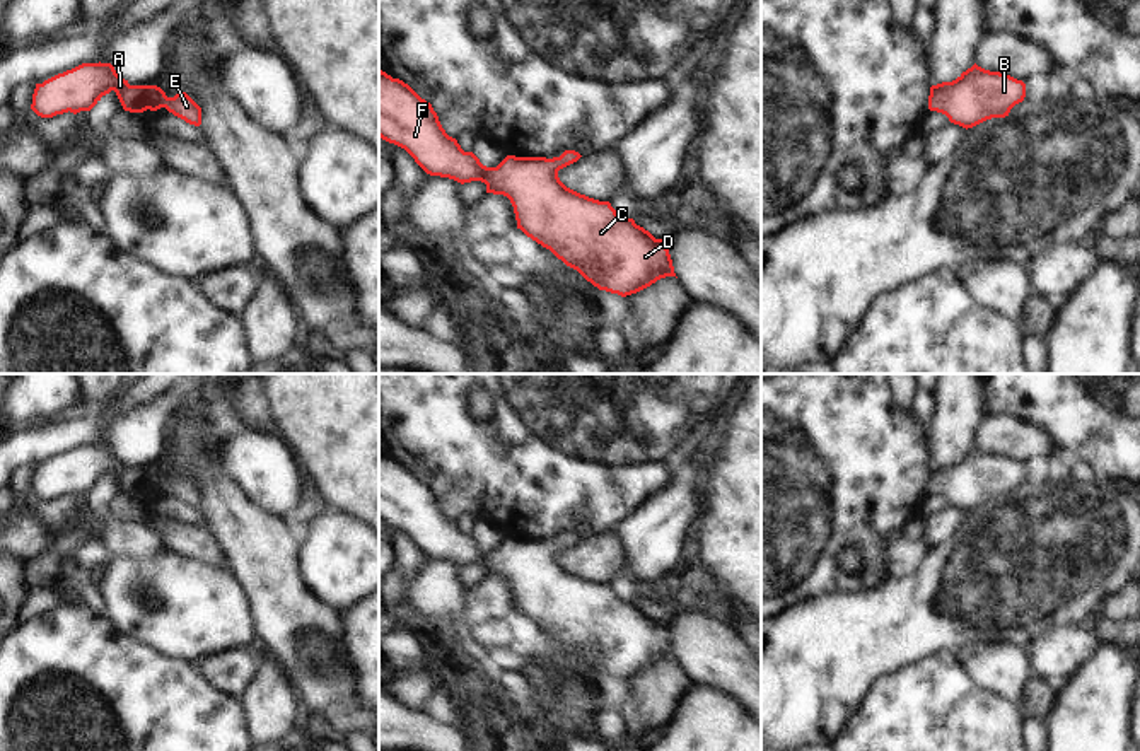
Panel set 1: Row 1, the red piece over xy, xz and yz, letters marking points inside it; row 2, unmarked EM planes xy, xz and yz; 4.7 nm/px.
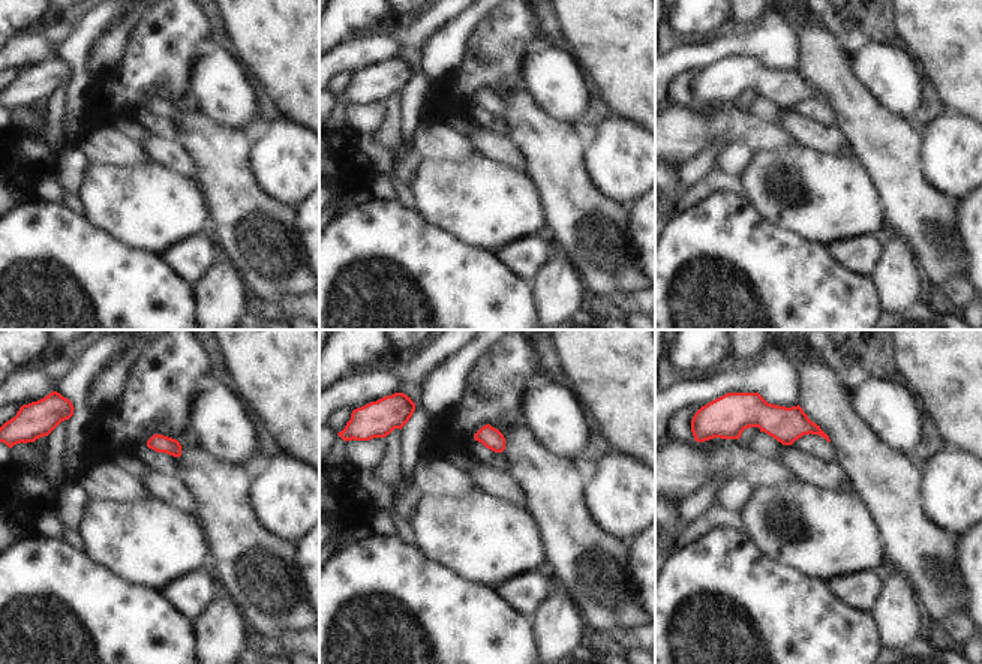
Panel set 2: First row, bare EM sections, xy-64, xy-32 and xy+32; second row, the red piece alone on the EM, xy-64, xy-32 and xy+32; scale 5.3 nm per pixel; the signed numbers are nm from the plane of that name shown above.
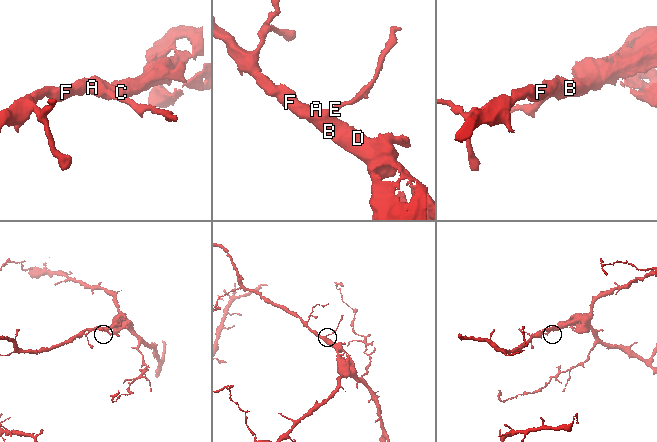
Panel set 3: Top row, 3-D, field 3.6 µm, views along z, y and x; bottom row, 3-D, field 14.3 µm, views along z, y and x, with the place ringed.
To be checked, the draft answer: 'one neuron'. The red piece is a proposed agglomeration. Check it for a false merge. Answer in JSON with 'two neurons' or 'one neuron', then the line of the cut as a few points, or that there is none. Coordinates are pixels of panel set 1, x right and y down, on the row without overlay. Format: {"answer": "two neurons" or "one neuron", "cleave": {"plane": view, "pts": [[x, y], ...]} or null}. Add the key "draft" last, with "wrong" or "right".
{"answer": "one neuron", "cleave": null, "draft": "right"}

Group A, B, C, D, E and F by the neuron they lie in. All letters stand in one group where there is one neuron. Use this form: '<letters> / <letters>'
A B C D E F

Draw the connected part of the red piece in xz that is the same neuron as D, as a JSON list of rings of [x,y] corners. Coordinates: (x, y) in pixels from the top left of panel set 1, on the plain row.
[[[382,452],[379,454],[379,519],[404,531],[430,558],[449,560],[461,567],[481,563],[486,567],[486,575],[507,579],[514,589],[517,611],[599,672],[626,679],[660,661],[676,659],[667,623],[655,621],[633,601],[621,601],[609,584],[580,577],[560,563],[558,553],[582,539],[575,533],[565,533],[553,541],[507,538],[497,550],[486,550],[445,515],[430,485]]]

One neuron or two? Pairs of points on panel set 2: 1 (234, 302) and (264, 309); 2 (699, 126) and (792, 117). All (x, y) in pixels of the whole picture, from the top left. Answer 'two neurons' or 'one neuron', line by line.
1: two neurons
2: two neurons

